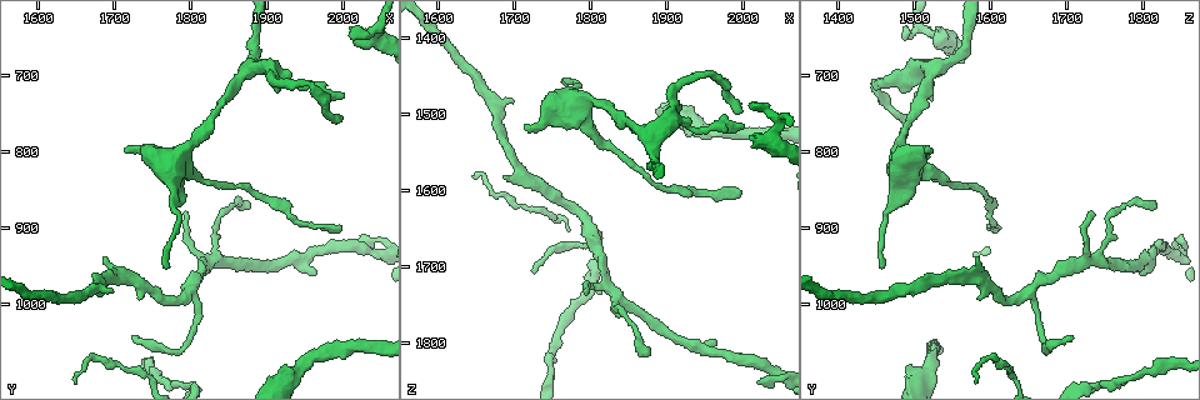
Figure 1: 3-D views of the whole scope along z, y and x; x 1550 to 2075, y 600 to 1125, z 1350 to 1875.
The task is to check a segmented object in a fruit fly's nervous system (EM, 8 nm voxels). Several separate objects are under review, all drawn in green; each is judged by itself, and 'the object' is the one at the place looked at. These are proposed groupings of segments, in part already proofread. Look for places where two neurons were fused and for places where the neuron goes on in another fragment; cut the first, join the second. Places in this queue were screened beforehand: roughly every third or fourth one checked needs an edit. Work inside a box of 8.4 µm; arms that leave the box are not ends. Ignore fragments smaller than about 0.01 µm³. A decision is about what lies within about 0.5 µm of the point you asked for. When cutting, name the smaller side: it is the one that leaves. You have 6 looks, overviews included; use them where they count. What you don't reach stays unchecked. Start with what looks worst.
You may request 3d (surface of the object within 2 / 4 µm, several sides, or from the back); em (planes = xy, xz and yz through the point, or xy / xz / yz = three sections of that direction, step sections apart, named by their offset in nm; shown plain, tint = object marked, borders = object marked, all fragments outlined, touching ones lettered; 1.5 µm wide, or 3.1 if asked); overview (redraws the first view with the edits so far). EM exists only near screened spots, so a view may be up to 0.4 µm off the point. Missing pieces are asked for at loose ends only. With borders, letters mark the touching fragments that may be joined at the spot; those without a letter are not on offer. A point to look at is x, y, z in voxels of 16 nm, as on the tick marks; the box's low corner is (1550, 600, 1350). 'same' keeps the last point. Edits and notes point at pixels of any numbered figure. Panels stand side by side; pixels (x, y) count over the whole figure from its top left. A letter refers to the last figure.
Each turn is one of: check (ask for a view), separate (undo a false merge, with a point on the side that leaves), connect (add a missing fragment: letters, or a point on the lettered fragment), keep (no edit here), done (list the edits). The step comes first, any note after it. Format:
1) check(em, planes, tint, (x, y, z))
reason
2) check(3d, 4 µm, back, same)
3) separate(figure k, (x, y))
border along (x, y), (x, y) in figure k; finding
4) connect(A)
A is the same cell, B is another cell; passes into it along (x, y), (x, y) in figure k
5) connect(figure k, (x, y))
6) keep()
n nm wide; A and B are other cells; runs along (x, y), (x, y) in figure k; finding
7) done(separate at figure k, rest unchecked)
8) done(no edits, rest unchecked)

check(3d, 2 µm, (1685, 935, 1580))
an open end

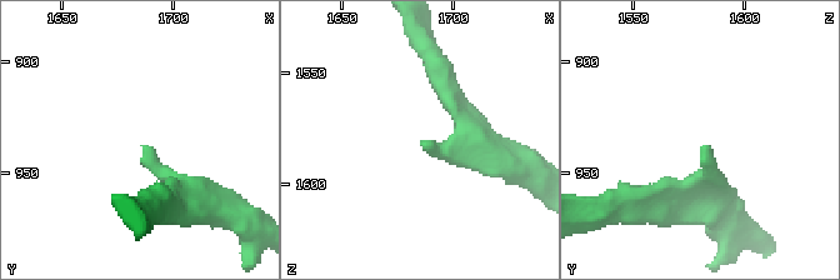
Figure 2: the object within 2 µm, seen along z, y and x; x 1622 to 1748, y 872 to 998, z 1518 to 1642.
check(em, planes, borders, (1687, 937, 1582))
need the tissue

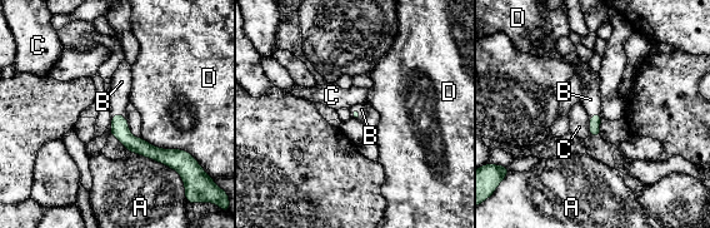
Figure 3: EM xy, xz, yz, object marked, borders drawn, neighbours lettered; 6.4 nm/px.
connect(B)
B is the same cell, A, C and D are other cells; passes into it along (119, 129), (118, 113), (121, 82) in figure 3; it goes on there

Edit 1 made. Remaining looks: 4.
check(overview)

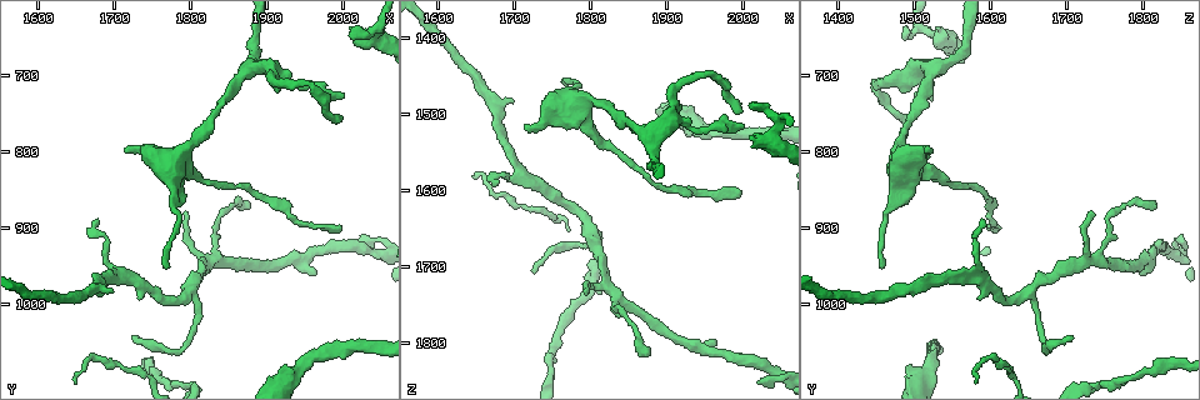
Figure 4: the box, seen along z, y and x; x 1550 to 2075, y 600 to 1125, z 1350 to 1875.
check(em, yz, step 4, borders, (1790, 885, 1735))
thin end

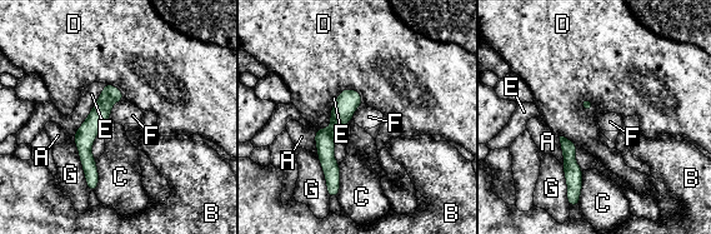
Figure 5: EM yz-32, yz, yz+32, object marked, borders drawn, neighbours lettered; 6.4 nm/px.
check(em, planes, borders, same)
another direction

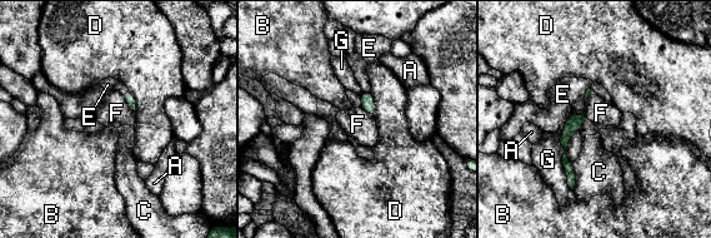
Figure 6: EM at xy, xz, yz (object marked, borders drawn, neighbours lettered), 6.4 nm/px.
keep()
A, B, C, D, E, F and G are other cells; border along (120, 94), (134, 112) in figure 6; no lettered fragment goes on from it

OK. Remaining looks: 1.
check(em, planes, borders, (1715, 795, 1520))

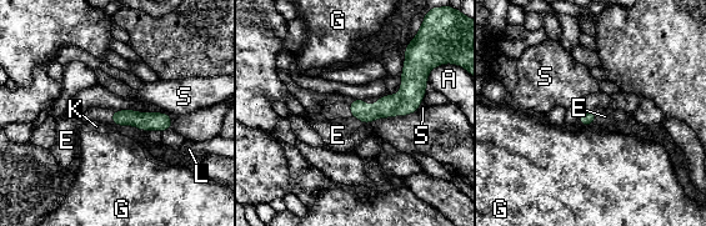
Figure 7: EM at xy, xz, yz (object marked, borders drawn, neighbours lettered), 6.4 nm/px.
connect(E)
E is the same cell, A, G, K, L and S are other cells; passes into it along (390, 105), (357, 117), (338, 135) in figure 7; the neuron continues

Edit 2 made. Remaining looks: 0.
done(connect at figure 3, connect at figure 7, rest unchecked)

